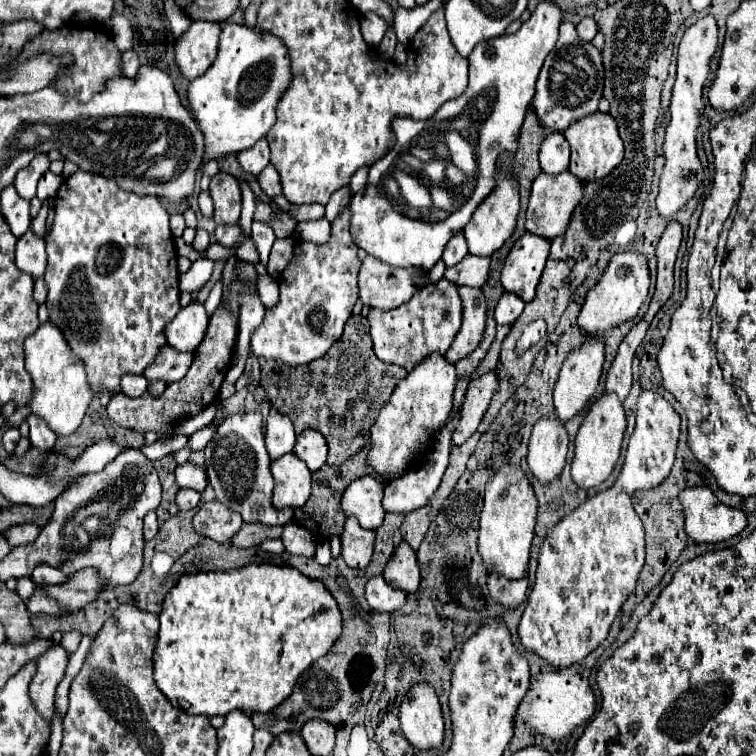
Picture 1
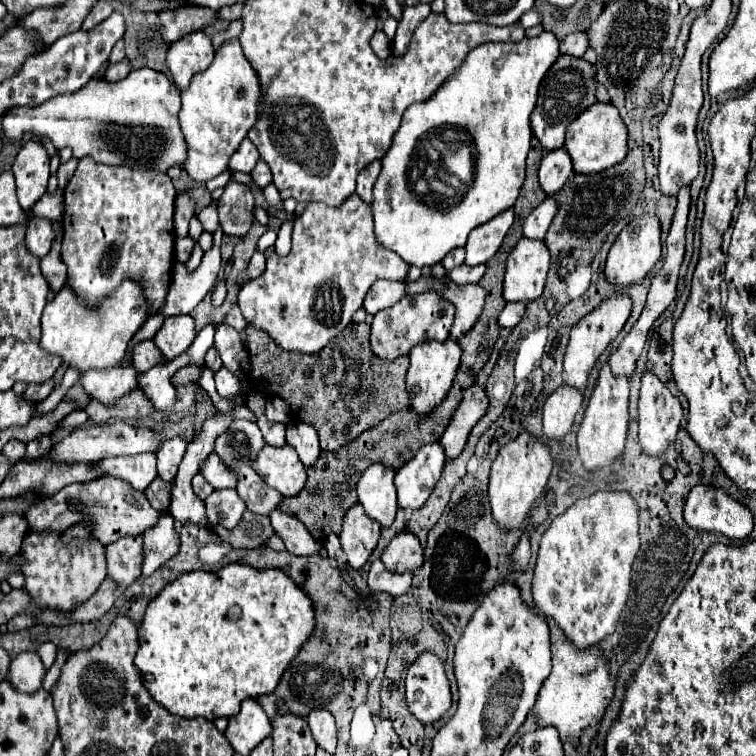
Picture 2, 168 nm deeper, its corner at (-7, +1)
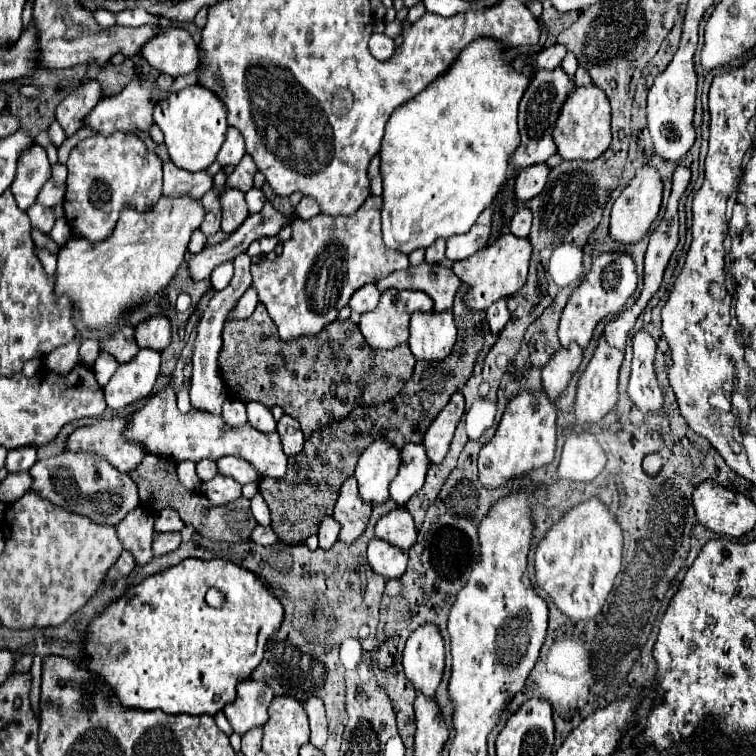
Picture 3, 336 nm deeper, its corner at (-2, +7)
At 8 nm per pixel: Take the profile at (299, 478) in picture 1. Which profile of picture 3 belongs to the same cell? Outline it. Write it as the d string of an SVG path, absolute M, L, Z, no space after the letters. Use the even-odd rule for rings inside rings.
M162 388L156 392L140 410L134 410L126 416L126 428L122 436L128 442L142 444L148 454L158 454L162 458L174 460L192 460L198 462L202 458L216 460L218 456L238 456L250 462L256 472L264 478L284 478L288 470L288 458L282 450L282 442L278 432L264 434L244 424L242 428L226 428L222 424L222 416L214 416L200 410L190 410L188 414L180 414L176 408L176 394L172 388Z

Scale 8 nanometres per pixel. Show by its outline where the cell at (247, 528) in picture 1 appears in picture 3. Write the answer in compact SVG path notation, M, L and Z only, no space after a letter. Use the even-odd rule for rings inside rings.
M146 454L144 460L140 462L140 466L134 472L130 472L130 476L138 484L138 492L140 492L140 500L142 500L144 508L148 508L152 512L158 512L166 506L174 508L174 510L178 510L184 524L192 524L194 530L208 540L248 542L250 532L258 526L258 522L250 510L250 500L246 500L246 498L238 498L238 500L234 500L234 504L224 504L222 508L210 508L210 502L206 500L206 496L196 494L196 492L194 494L186 492L176 478L176 462L174 460Z

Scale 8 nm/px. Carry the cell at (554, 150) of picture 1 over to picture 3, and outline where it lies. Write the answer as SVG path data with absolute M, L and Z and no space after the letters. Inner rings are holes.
M546 162L522 168L516 178L516 192L514 192L516 200L526 202L526 200L532 200L534 196L538 196L546 186L548 176L550 176L550 166Z

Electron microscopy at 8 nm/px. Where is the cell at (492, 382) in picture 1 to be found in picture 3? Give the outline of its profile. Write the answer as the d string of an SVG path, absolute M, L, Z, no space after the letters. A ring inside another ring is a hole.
M456 392L446 404L446 408L438 414L438 420L434 420L434 424L430 424L430 428L426 430L422 444L426 446L426 452L434 464L440 464L446 458L454 430L462 414L464 414L464 394Z

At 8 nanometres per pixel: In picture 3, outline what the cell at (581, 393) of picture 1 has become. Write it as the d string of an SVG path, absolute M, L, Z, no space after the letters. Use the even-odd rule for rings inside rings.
M610 252L594 258L592 270L586 274L584 282L576 288L576 292L570 296L562 316L560 316L560 330L558 338L562 348L568 348L570 344L578 344L582 350L588 346L592 332L596 324L606 316L616 316L624 310L628 298L636 290L636 266L632 258L624 252Z

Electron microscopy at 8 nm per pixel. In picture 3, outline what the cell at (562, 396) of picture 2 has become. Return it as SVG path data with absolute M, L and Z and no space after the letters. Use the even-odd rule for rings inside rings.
M560 348L554 358L544 366L542 370L542 390L546 396L556 404L558 398L568 388L574 372L578 370L582 362L582 350L580 348Z

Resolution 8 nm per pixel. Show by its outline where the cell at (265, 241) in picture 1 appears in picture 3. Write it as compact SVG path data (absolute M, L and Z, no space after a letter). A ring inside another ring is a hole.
M253 187L247 193L245 193L245 200L248 206L250 214L260 212L264 205L266 195L261 188Z

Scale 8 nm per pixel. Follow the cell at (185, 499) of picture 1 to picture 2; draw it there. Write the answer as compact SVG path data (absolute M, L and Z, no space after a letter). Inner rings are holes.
M197 474L197 476L193 478L193 490L195 490L195 494L197 494L201 500L205 500L215 488L209 486L209 482L203 478L203 474Z

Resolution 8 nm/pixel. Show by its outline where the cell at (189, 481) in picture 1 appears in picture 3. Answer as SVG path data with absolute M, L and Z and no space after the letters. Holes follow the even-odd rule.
M222 456L222 458L216 460L216 464L218 464L218 474L230 476L238 484L246 484L250 480L258 480L258 472L254 472L254 468L250 468L250 464L246 464L242 458Z

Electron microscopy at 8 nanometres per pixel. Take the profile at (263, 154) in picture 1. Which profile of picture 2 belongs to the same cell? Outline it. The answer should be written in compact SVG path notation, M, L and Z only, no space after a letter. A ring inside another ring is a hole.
M245 138L239 144L239 150L235 150L235 154L231 156L229 170L231 172L251 172L255 168L257 160L259 160L259 152L257 152L255 144L249 138Z

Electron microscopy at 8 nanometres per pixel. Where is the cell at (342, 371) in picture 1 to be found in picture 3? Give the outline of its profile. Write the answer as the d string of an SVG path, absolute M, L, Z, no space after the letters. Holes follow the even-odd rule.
M258 302L250 318L234 320L226 324L218 366L224 374L224 382L230 394L236 394L236 398L240 398L242 402L256 400L268 408L274 404L282 406L282 410L288 416L300 422L304 436L310 438L316 430L328 428L338 420L346 418L356 406L372 406L398 396L404 384L412 378L414 358L408 344L400 344L392 350L370 348L358 328L348 330L340 320L336 320L334 324L328 324L322 330L322 334L310 340L292 340L292 342L282 340L274 328L274 322L270 320L270 316L266 316L266 306Z

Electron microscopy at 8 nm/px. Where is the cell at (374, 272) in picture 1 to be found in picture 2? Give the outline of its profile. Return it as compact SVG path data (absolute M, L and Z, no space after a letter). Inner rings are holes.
M379 280L367 292L363 308L367 314L377 314L379 310L385 310L385 308L393 306L395 302L399 302L403 296L405 296L405 284L403 282Z

